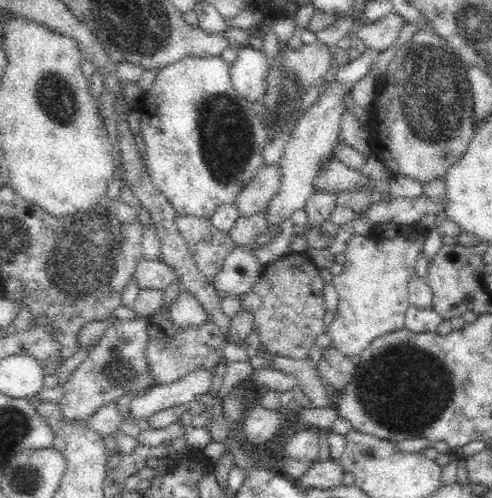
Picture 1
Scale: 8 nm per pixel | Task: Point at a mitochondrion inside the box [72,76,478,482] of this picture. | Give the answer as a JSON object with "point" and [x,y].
{"point":[409,389]}

